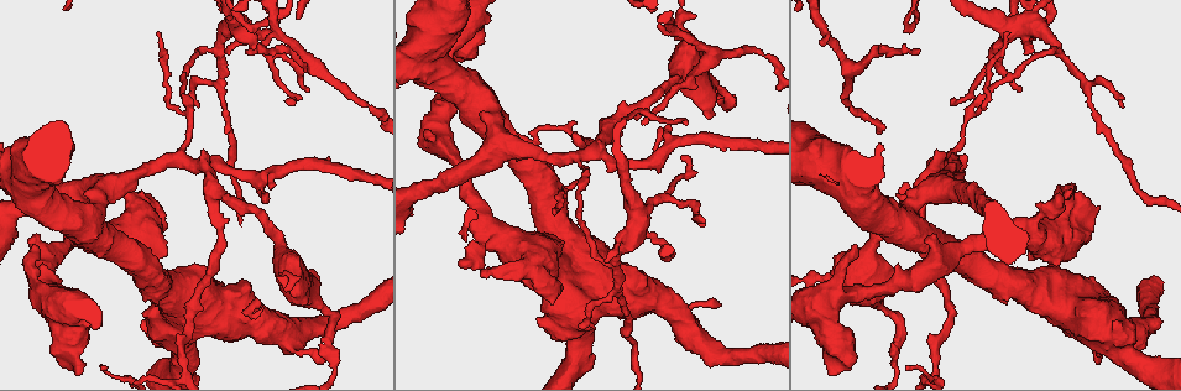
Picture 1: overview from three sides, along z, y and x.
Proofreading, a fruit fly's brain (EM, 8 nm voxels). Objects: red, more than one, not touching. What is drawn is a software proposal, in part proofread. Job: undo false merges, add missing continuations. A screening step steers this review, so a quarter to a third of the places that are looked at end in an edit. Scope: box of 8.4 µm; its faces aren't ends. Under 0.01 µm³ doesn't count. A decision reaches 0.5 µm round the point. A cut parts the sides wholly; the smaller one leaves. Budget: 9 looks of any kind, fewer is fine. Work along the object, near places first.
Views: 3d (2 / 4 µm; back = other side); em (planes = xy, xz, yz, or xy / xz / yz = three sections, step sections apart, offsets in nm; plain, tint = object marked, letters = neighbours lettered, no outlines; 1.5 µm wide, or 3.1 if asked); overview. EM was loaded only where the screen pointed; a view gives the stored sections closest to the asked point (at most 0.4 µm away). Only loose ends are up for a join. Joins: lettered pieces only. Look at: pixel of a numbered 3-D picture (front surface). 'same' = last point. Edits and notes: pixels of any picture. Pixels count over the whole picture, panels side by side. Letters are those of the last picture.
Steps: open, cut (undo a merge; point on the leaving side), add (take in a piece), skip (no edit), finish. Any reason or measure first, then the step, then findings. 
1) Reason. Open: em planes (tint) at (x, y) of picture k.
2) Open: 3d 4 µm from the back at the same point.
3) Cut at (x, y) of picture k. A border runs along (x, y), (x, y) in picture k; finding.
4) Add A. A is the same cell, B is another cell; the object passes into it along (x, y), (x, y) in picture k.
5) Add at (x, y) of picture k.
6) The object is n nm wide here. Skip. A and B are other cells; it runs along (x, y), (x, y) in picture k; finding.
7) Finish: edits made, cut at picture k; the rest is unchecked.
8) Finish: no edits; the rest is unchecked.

Branch stops here. Open: 3d 2 µm at (425, 130) of picture 1.

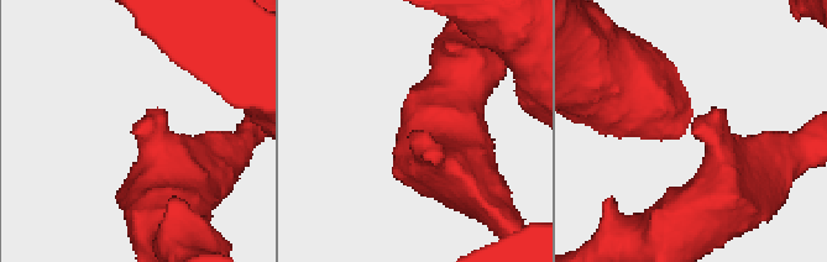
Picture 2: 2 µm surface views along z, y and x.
Shape alone is not enough. Open: em planes (tint) at (135, 133) of picture 2.

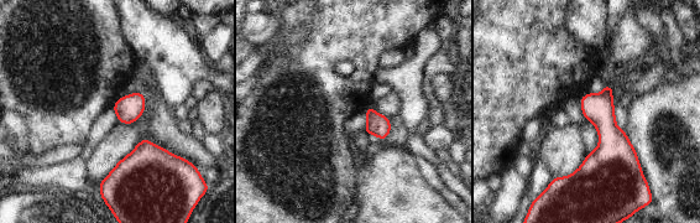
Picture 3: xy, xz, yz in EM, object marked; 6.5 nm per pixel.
What lies round it. Open: em planes (letters) at the same point.

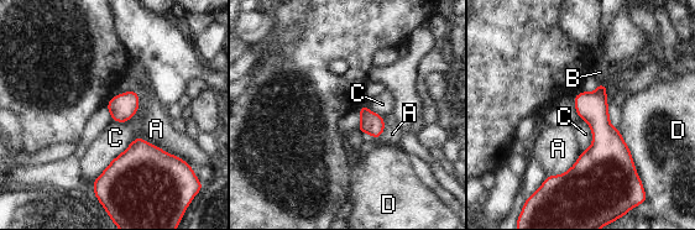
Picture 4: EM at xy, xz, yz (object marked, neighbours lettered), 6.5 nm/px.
The longest contact is with C, 420 nm. Add at (600, 72) of picture 4. B is the same cell, A, C and D are other cells; the neuron continues.

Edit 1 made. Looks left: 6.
Branch point. Open: 3d 4 µm at (207, 189) of picture 1.

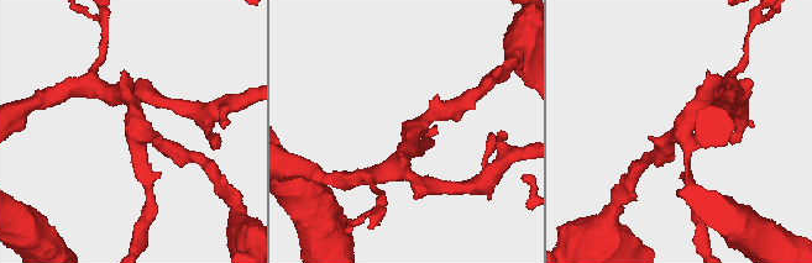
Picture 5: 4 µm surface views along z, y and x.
3 arms meet here; the arms are 190, 240, 300 nm wide; shape alone is not enough. Open: em planes (letters) at (686, 126) of picture 5.

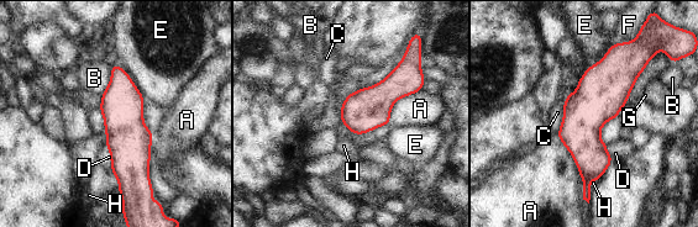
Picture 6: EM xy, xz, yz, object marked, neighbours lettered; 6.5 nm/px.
The object is 260 nm wide here. Skip. A, B, C, D, E, F, G and H are other cells; a border runs along (566, 95), (562, 122), (557, 132) in picture 6; one neuron here.

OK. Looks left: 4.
Small branch off a trunk. Open: em planes (plain) at (1057, 51) of picture 1.

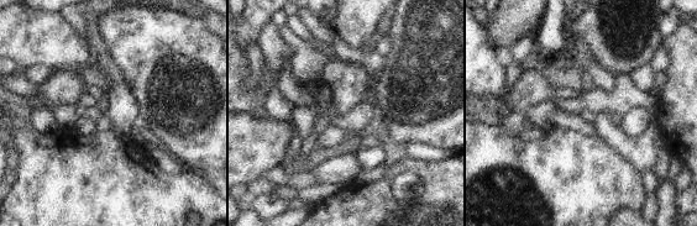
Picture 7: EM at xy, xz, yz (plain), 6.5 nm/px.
What lies round it. Open: em planes (letters) at the same point.

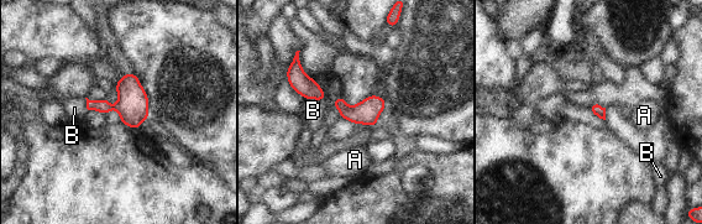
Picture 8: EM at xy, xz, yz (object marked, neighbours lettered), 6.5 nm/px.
The object is 80 nm wide here; the longest contact is with B, 110 nm. Skip. A and B are other cells; one neuron here.

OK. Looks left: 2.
Two arms in line, one across. Open: em yz step 8 (letters) at (969, 116) of picture 1.

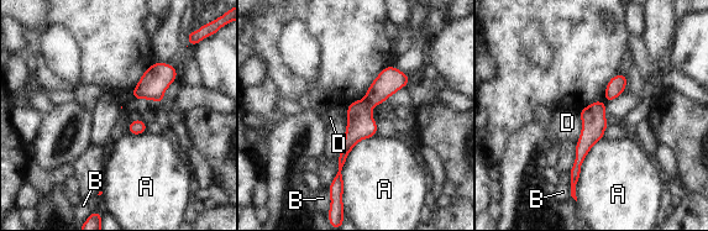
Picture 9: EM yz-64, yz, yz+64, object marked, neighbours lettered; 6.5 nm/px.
Cut at (389, 80) of picture 9. A, B and D are other cells; a border runs along (365, 99), (371, 106) in picture 9; a second neuron is stuck on.

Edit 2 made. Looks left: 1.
Finish: edits made, add at picture 4, cut at picture 9; the rest is unchecked.

